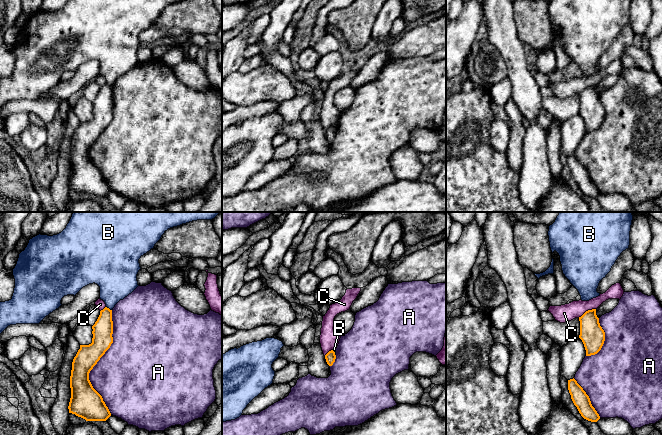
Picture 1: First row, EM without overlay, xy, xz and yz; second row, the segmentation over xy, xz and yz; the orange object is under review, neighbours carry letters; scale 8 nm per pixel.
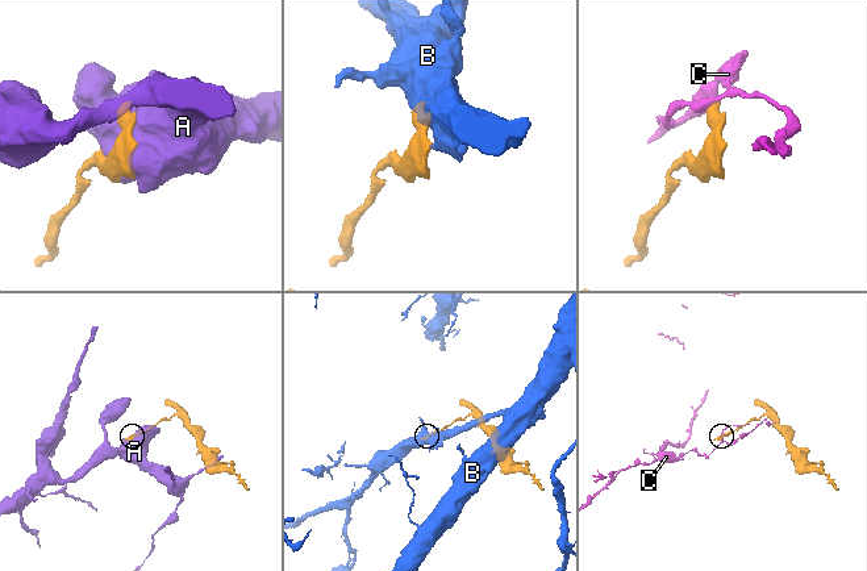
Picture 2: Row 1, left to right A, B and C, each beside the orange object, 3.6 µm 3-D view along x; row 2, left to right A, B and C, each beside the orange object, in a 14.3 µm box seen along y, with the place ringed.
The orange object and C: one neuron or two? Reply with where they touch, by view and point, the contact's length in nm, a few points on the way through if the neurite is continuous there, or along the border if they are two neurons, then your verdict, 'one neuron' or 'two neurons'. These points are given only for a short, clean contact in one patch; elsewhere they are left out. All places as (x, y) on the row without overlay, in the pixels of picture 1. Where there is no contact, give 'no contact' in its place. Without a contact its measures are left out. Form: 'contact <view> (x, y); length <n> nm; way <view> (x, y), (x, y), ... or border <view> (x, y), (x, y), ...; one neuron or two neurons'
contact yz (586, 87); length 160 nm; border yz (595, 84), (586, 86), (578, 93); two neurons

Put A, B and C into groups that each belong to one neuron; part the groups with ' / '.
A / B / C

